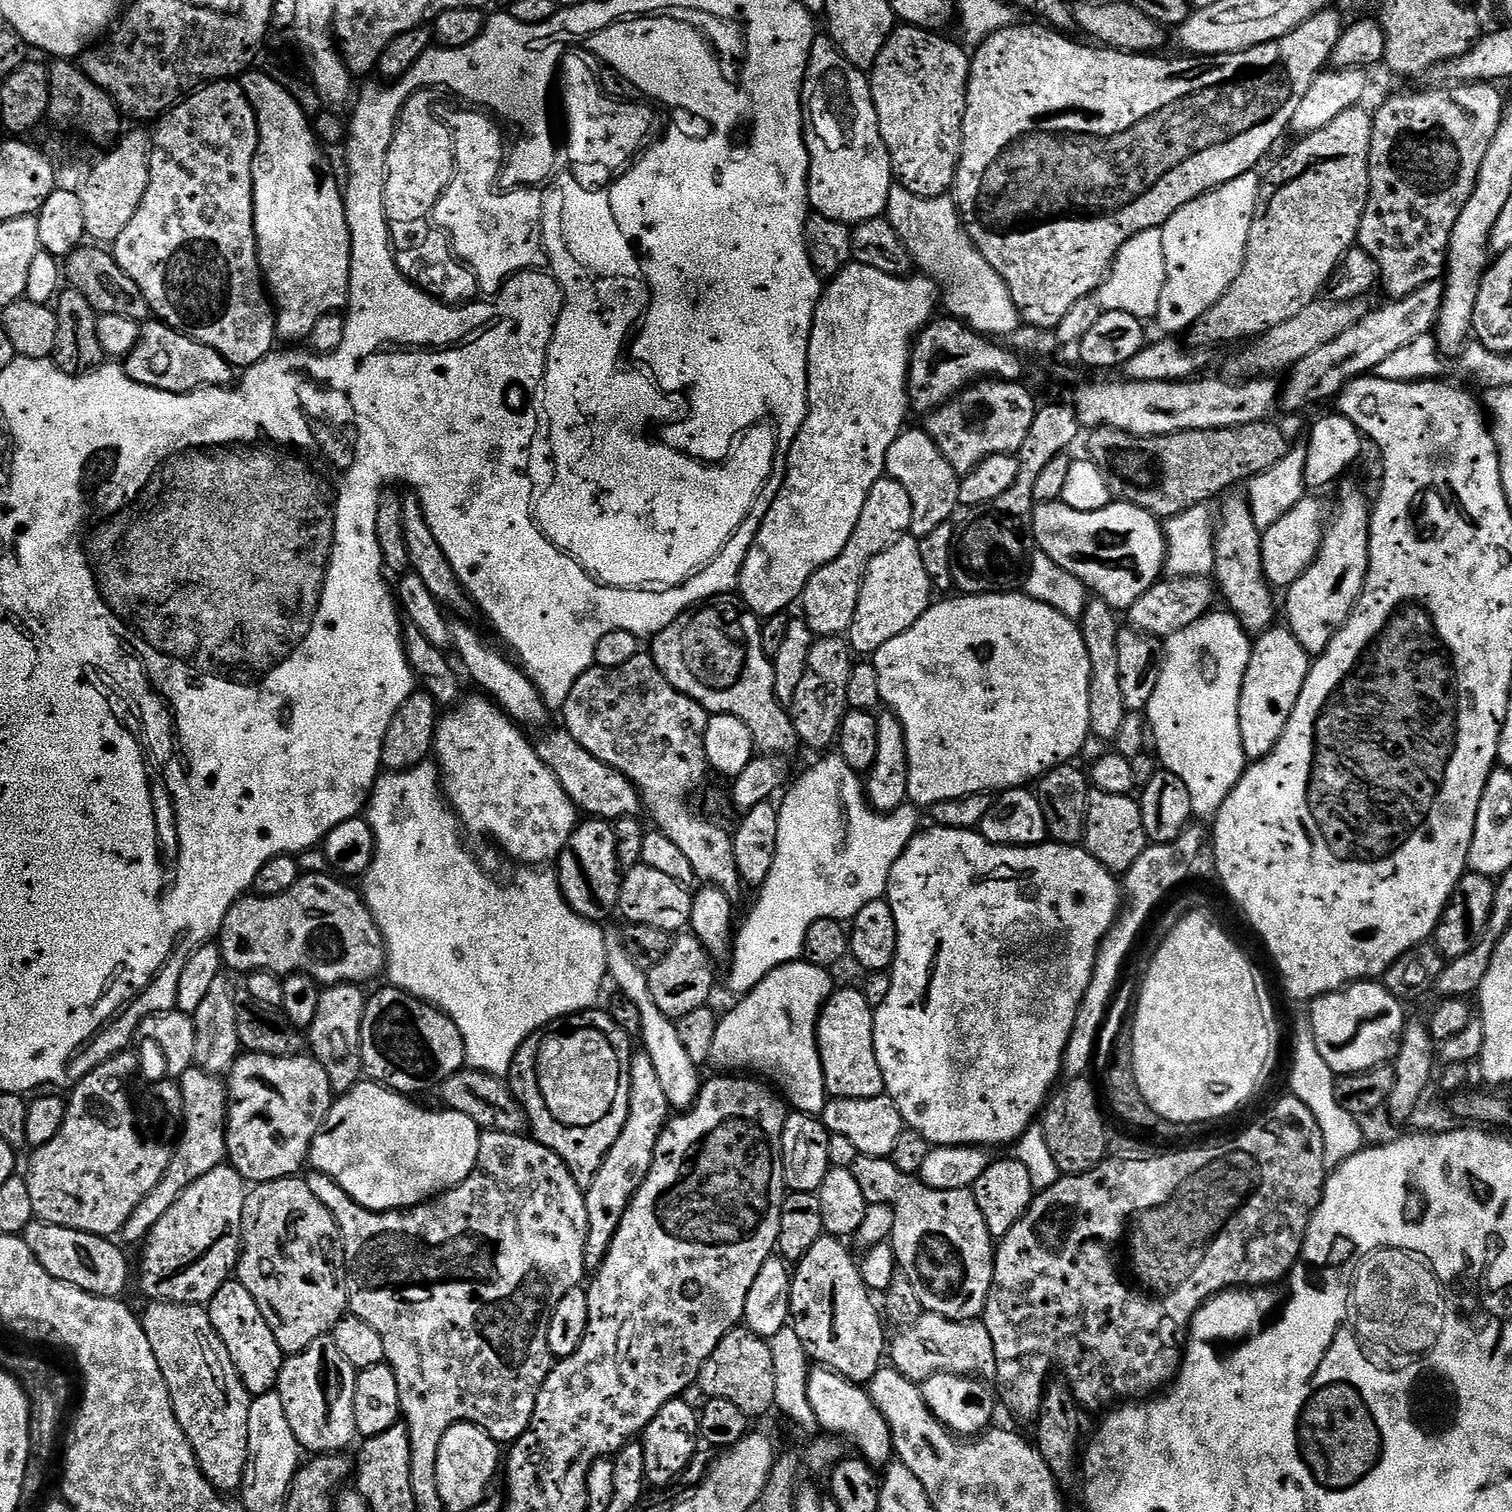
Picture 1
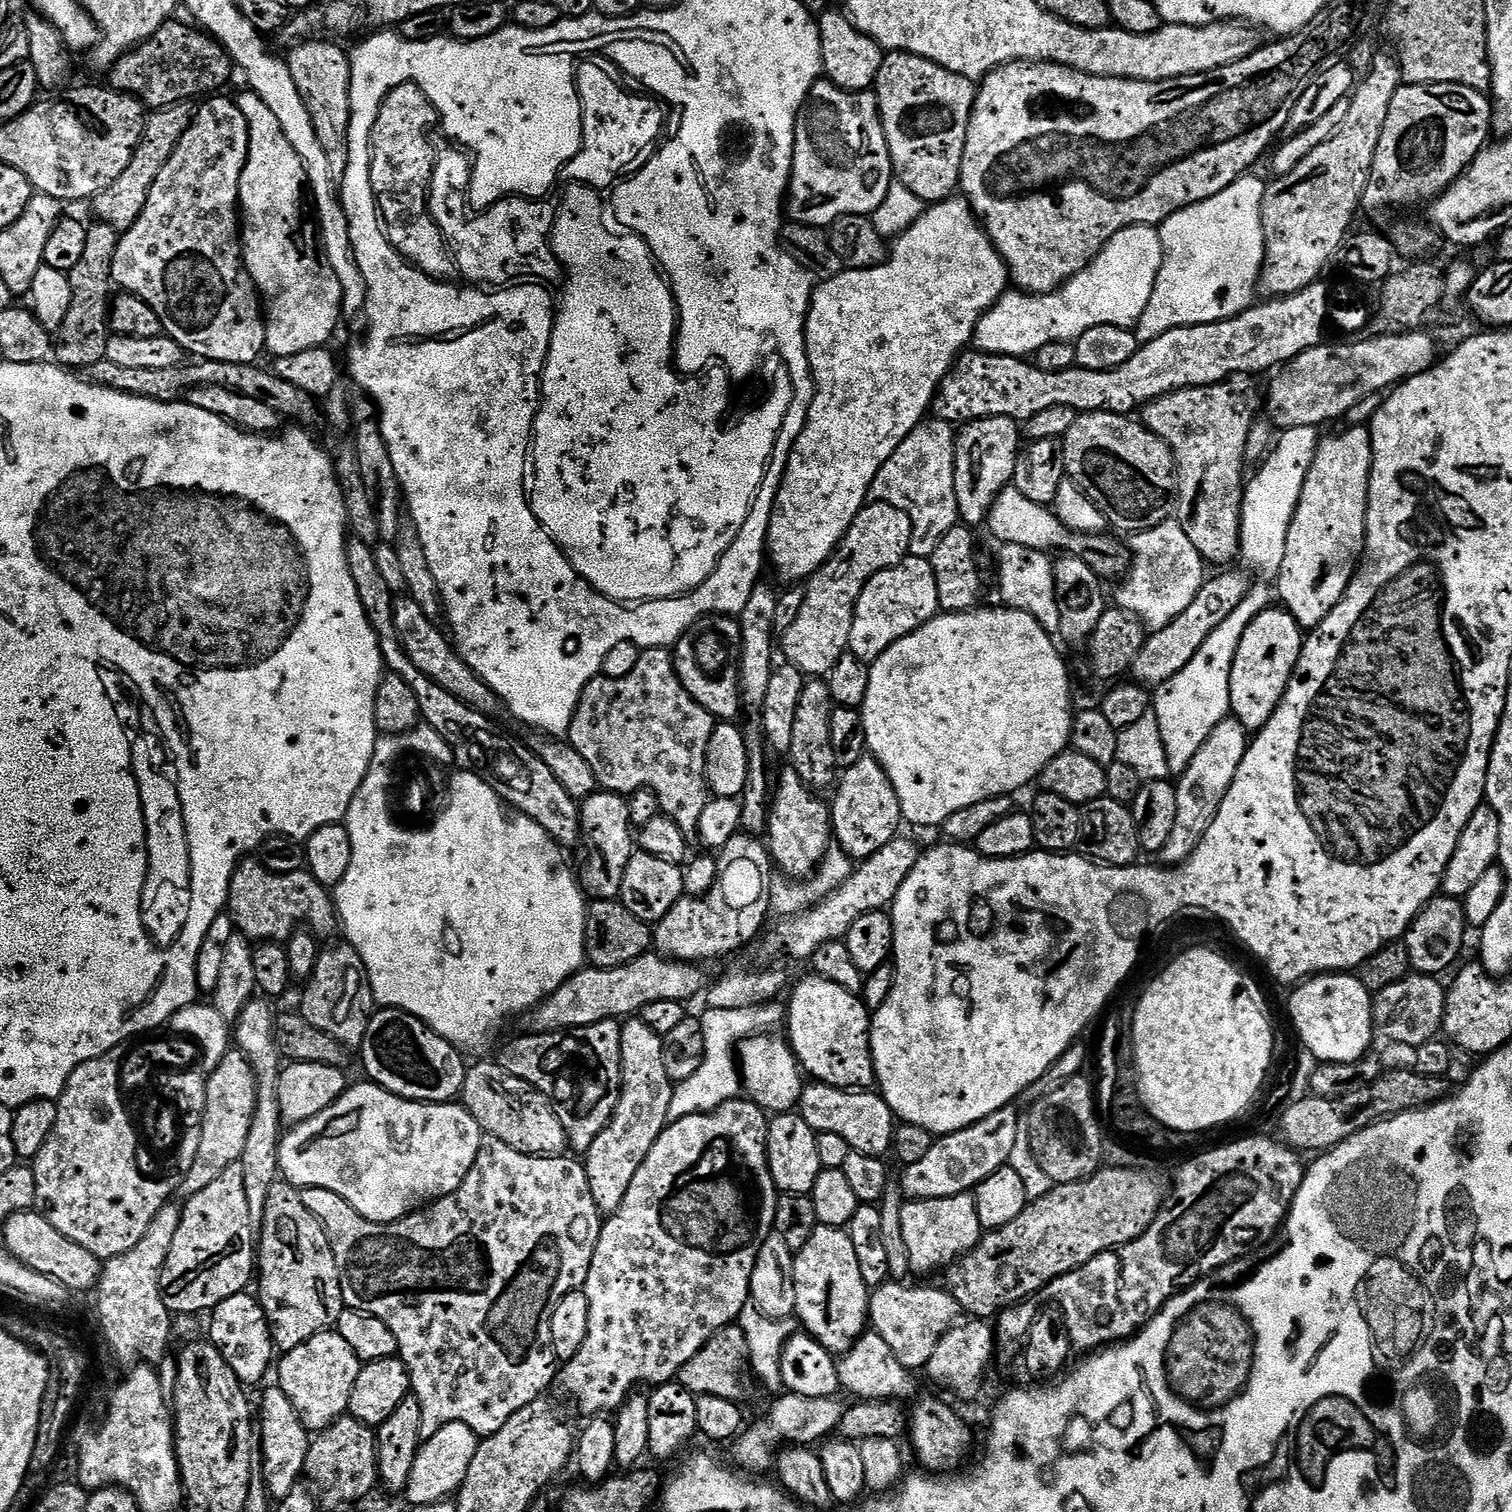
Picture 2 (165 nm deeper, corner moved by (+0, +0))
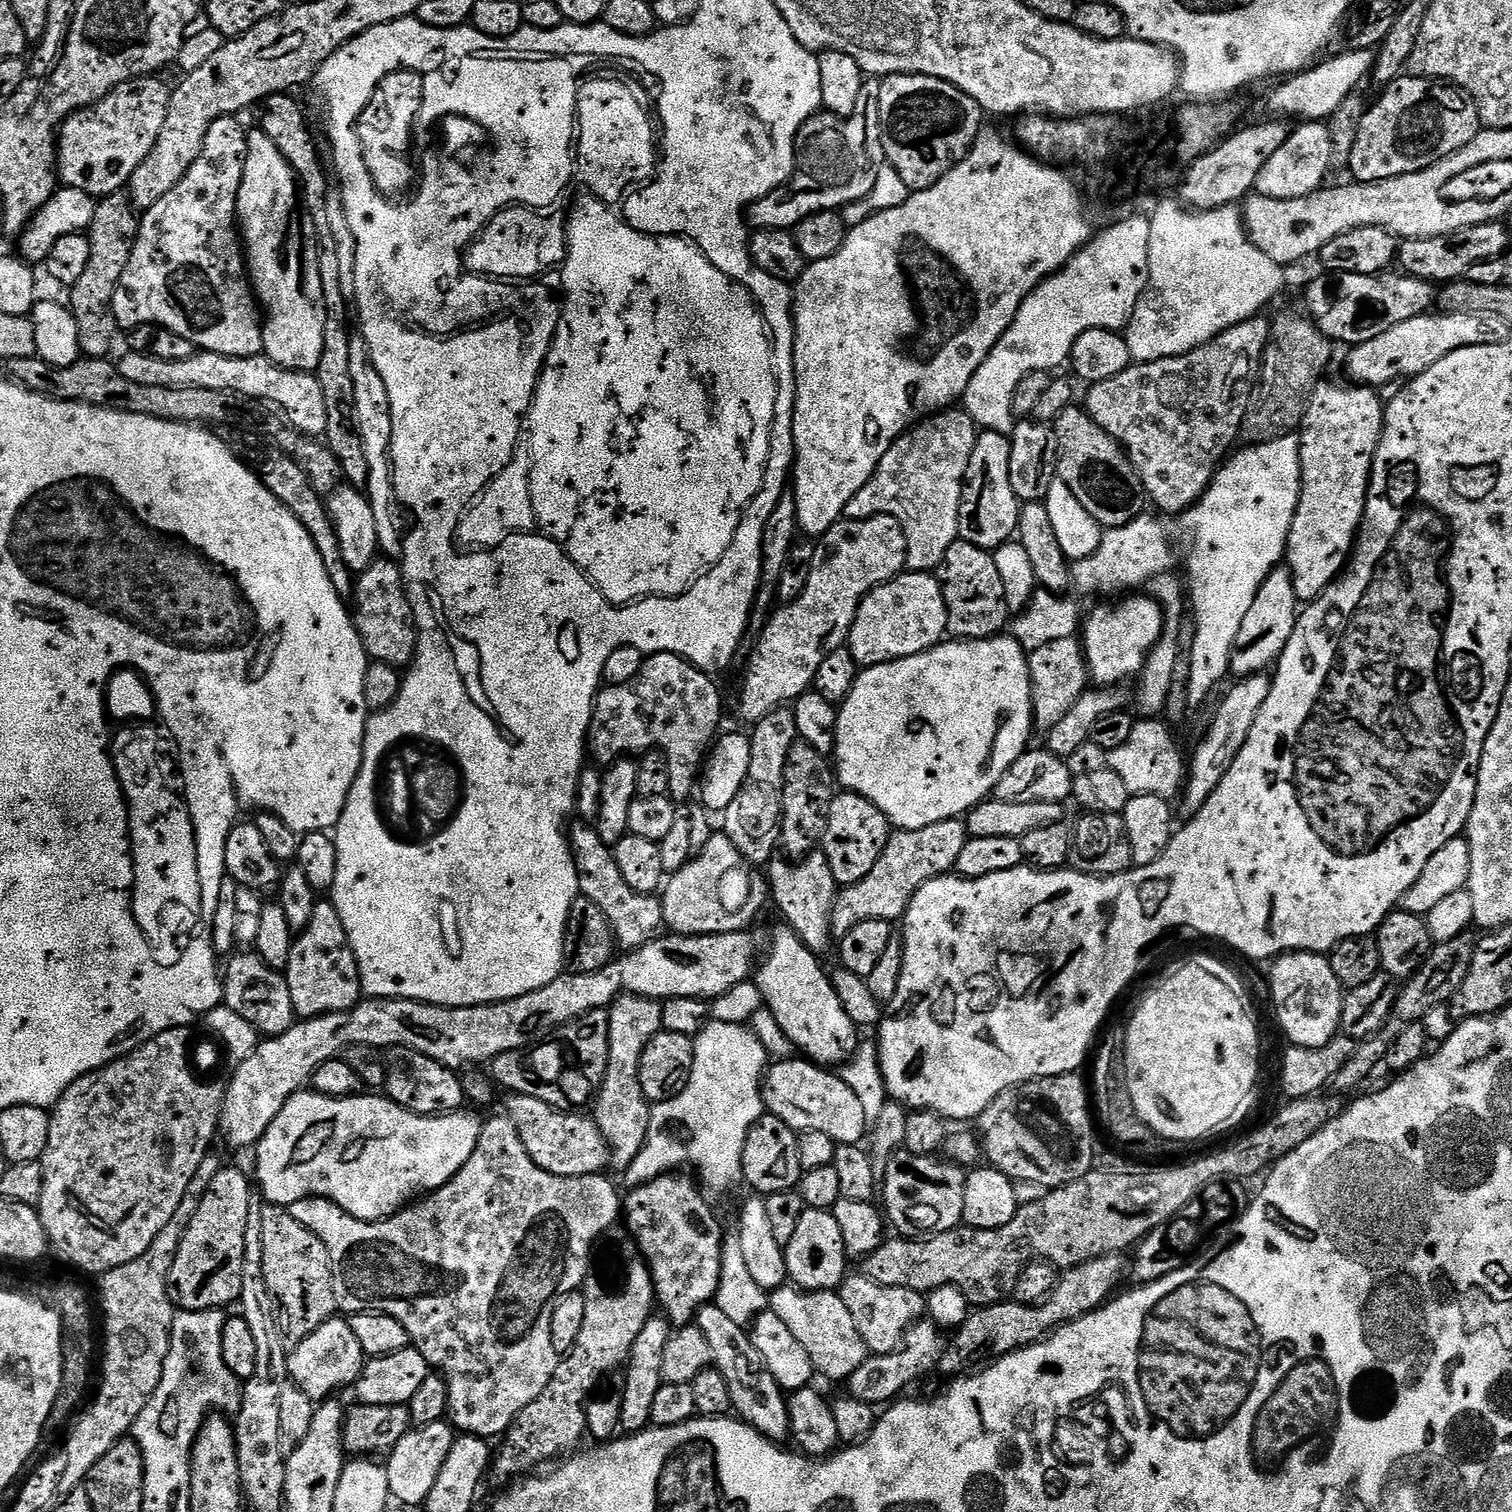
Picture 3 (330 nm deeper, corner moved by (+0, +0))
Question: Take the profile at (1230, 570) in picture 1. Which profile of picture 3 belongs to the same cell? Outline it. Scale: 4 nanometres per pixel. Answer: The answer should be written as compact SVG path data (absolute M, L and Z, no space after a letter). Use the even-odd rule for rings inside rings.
M1257 314L1250 320L1244 320L1241 324L1236 324L1232 328L1228 328L1222 334L1211 337L1207 342L1202 342L1194 350L1190 350L1181 356L1162 356L1158 360L1145 360L1143 362L1133 362L1129 364L1126 370L1122 370L1122 374L1118 374L1109 380L1103 380L1097 384L1091 385L1087 390L1088 397L1082 402L1082 408L1088 413L1090 418L1094 420L1106 433L1112 435L1127 452L1129 459L1136 467L1137 474L1143 484L1143 491L1146 493L1147 499L1152 500L1160 508L1165 508L1168 512L1176 512L1180 514L1189 506L1196 503L1203 496L1208 485L1212 483L1212 478L1216 474L1217 468L1220 467L1222 461L1233 451L1232 443L1241 439L1241 428L1243 426L1243 416L1246 414L1247 404L1251 400L1251 394L1261 377L1261 361L1266 349L1266 345L1273 337L1273 325L1267 320L1267 315Z

